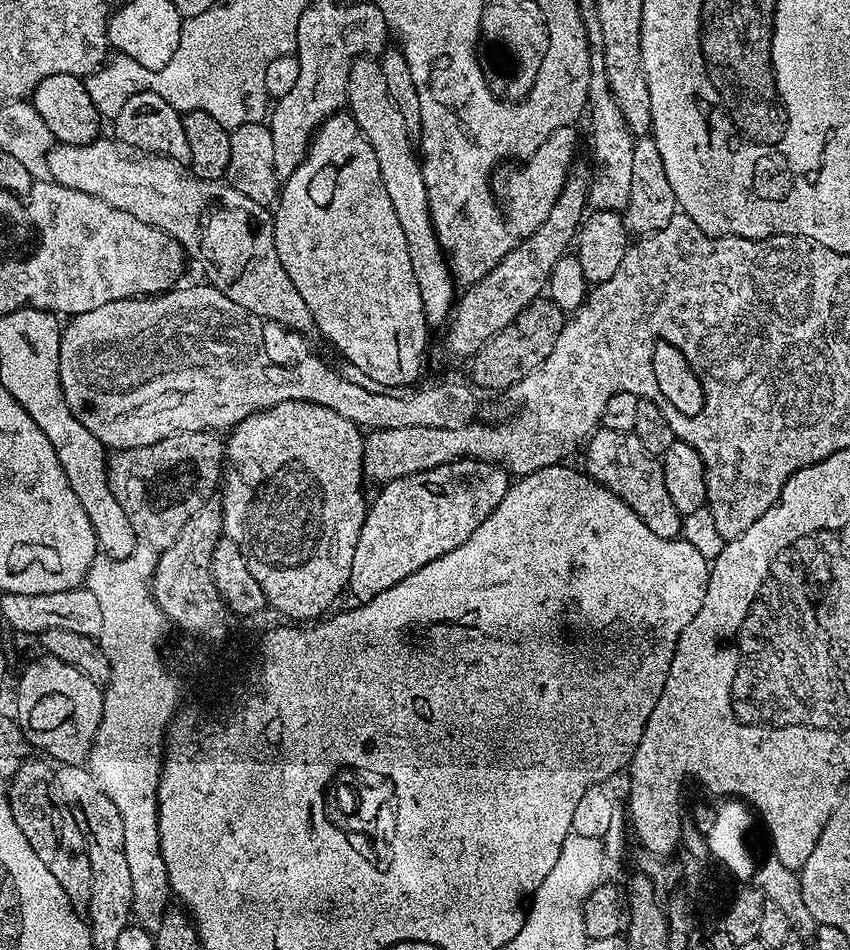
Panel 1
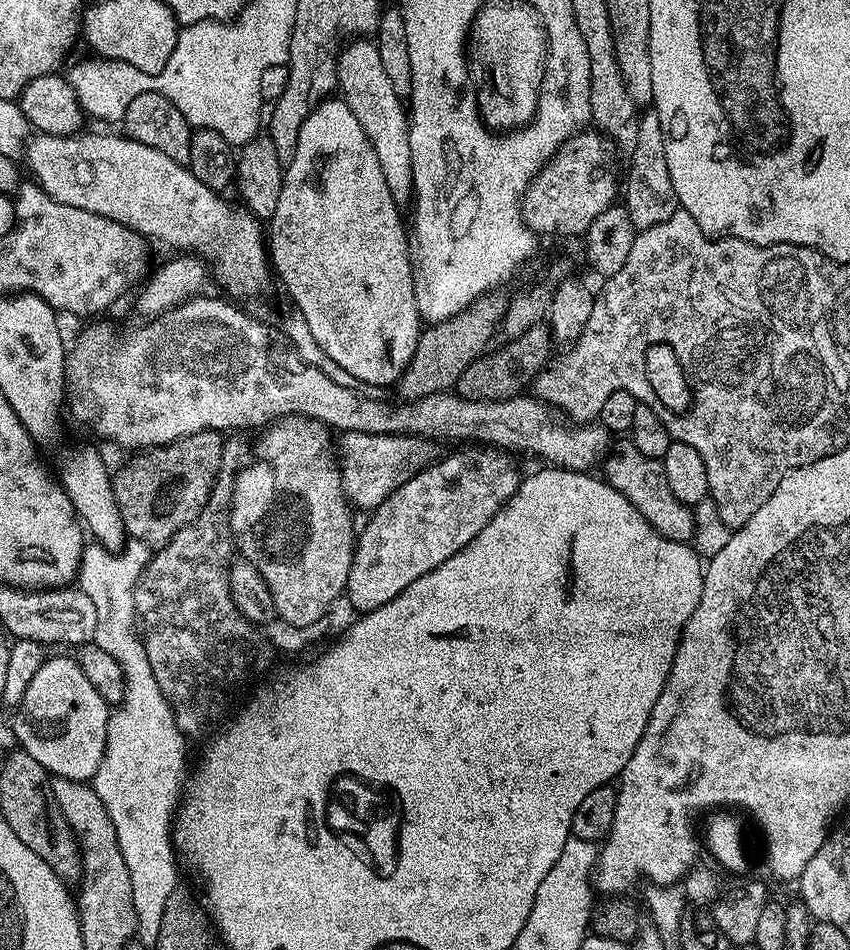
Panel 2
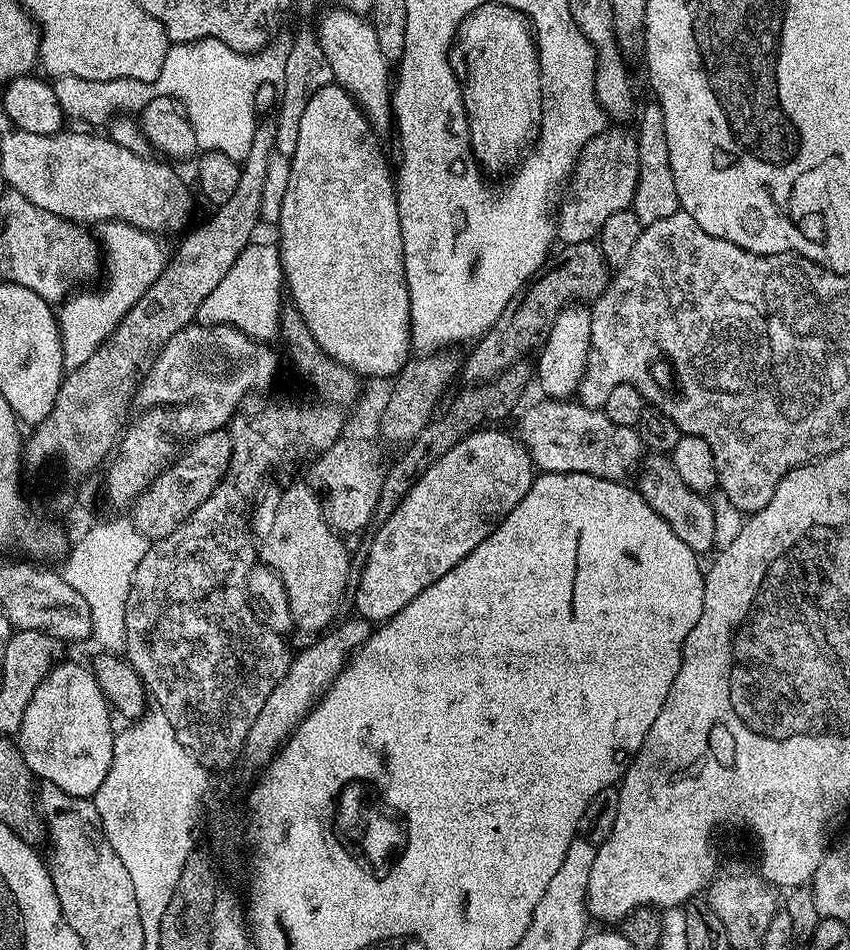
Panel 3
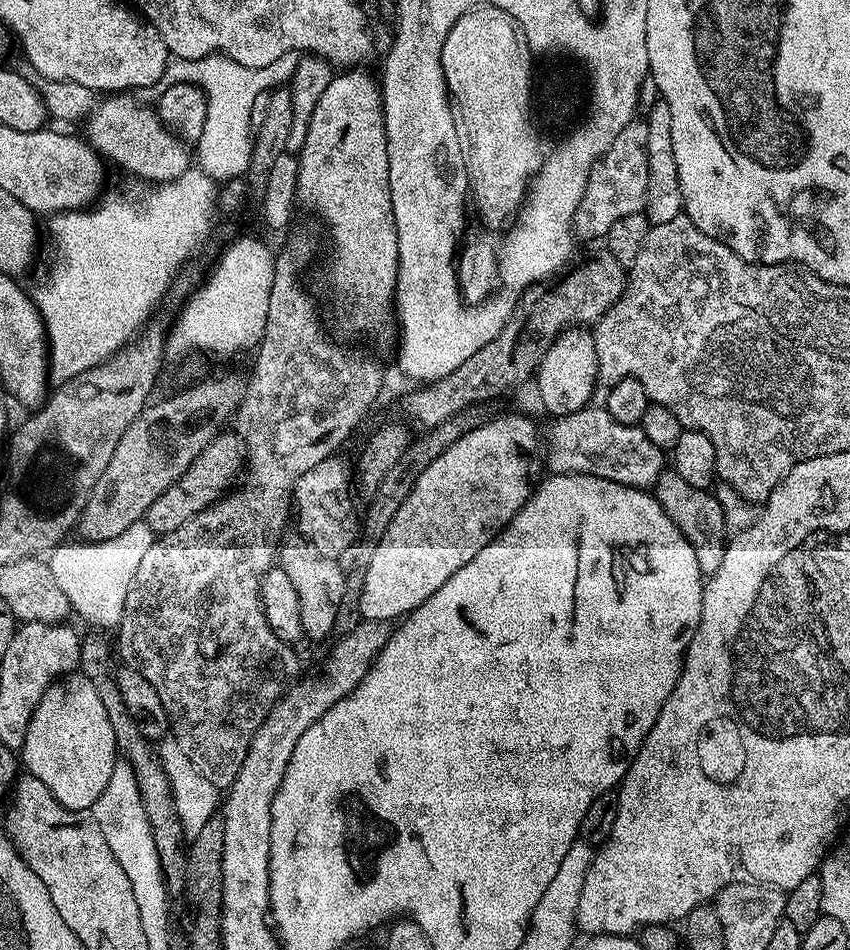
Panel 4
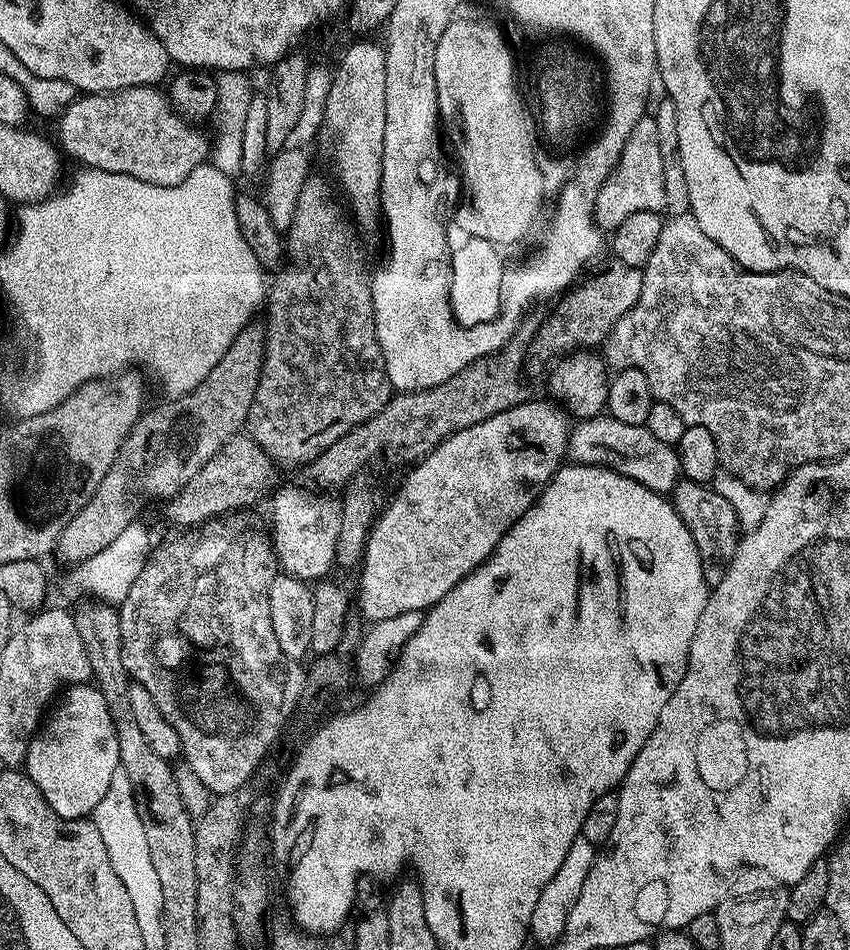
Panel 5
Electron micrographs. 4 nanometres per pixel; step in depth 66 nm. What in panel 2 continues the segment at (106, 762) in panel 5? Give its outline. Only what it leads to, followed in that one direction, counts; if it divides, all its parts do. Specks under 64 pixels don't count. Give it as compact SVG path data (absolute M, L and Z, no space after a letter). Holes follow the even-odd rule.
M47 657L34 674L33 681L26 688L23 702L18 706L20 718L13 721L17 745L30 754L39 765L53 777L64 777L67 780L91 781L96 775L98 766L105 754L108 720L111 716L110 706L90 682L75 657Z

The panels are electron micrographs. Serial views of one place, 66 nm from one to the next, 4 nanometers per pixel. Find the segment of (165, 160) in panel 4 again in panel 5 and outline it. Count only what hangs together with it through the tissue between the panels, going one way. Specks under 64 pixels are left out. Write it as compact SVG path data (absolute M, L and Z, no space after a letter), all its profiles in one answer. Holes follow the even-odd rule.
M149 86L147 88L124 88L120 92L101 92L99 94L84 94L72 101L59 116L55 117L56 136L55 143L58 145L61 153L65 157L73 156L77 160L77 165L85 168L97 168L103 172L113 172L114 174L126 174L130 178L138 178L138 182L150 182L150 186L178 186L178 182L182 182L182 178L186 178L186 174L190 174L190 170L194 170L198 166L202 166L210 156L210 136L204 132L199 132L195 123L189 122L180 115L172 106L172 101L159 87Z

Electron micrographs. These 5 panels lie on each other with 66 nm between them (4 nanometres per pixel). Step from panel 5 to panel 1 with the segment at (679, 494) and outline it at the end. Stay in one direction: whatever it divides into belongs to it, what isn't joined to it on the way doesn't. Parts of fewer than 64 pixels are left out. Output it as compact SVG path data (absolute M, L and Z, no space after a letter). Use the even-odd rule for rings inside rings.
M597 427L588 437L583 452L583 467L587 475L619 500L624 500L626 506L630 506L630 510L634 510L634 514L638 514L638 518L642 518L642 522L646 522L646 526L658 534L658 538L675 540L681 535L682 517L678 510L674 510L670 494L666 494L660 460L646 451L634 433Z

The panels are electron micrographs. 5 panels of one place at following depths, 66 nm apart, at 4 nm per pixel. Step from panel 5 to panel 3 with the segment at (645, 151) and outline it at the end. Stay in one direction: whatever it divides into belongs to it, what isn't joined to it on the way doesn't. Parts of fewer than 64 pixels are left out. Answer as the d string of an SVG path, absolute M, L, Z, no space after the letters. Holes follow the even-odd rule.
M620 128L605 130L592 138L580 151L566 188L568 197L559 201L558 211L554 216L556 235L564 244L595 241L606 218L631 209L634 190L638 184L638 150L635 135L624 131L626 130Z

